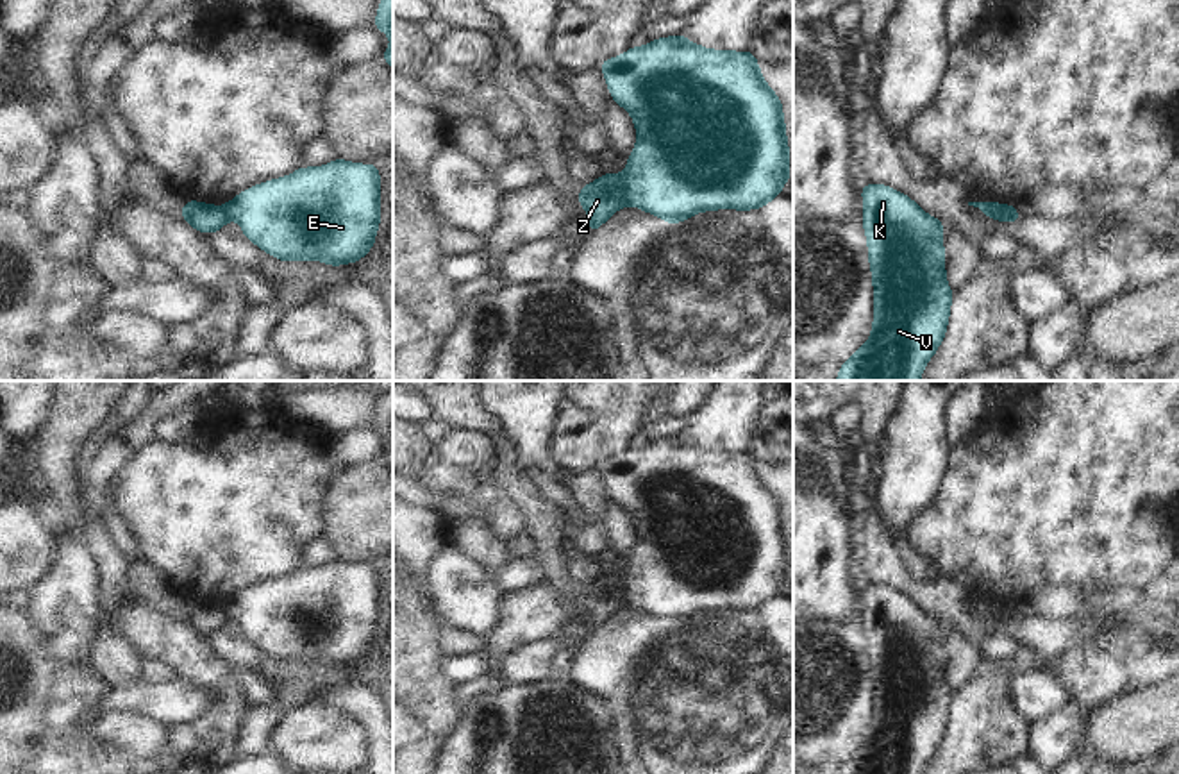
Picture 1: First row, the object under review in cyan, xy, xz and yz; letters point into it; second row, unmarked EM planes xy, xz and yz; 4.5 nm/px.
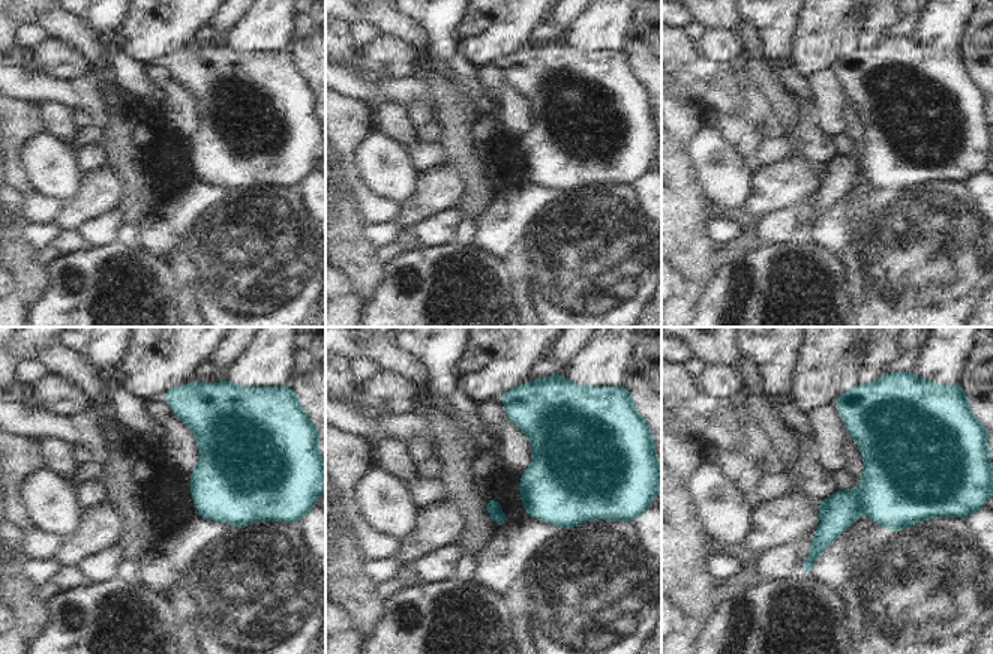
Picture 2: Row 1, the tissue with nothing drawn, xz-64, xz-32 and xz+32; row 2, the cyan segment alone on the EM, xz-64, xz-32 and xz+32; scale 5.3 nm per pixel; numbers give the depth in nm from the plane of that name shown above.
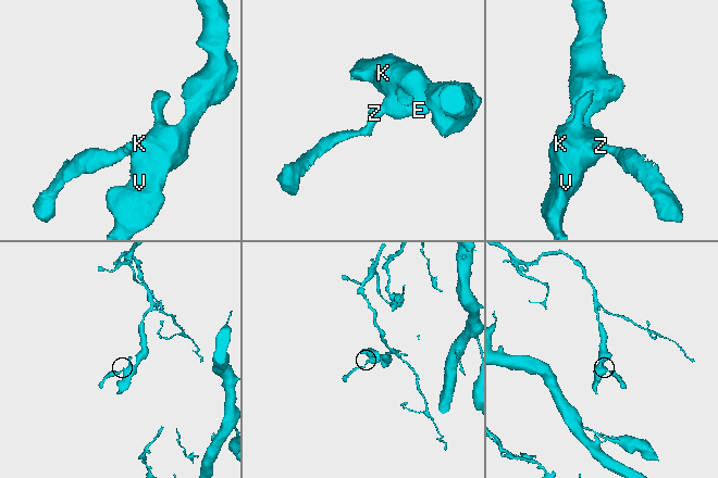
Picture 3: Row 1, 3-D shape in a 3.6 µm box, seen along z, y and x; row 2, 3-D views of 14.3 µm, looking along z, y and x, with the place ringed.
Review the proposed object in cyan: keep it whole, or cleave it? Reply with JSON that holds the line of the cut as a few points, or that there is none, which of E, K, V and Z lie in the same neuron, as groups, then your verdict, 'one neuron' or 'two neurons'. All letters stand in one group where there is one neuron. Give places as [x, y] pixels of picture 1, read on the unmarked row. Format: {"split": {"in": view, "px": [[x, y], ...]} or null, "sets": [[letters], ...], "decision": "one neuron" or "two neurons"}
{"split": {"in": "xz", "px": [[620, 578], [626, 588], [626, 601]]}, "sets": [["E", "K", "V"], ["Z"]], "decision": "two neurons"}

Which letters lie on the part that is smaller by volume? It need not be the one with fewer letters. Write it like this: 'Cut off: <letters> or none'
Cut off: Z

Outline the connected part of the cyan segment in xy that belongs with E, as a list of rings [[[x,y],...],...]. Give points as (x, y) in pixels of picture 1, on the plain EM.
[[[339,558],[320,568],[300,567],[293,576],[245,590],[225,604],[225,613],[230,620],[238,620],[243,626],[245,638],[277,660],[320,660],[330,667],[355,663],[364,658],[375,644],[375,633],[380,620],[379,567],[354,565]]]

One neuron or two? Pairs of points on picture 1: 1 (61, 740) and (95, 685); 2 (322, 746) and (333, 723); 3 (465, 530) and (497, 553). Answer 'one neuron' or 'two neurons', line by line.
1: one neuron
2: one neuron
3: one neuron

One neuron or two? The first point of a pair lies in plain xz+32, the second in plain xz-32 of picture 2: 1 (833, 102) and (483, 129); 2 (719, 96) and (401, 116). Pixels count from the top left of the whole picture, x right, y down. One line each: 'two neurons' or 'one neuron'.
1: one neuron
2: two neurons

